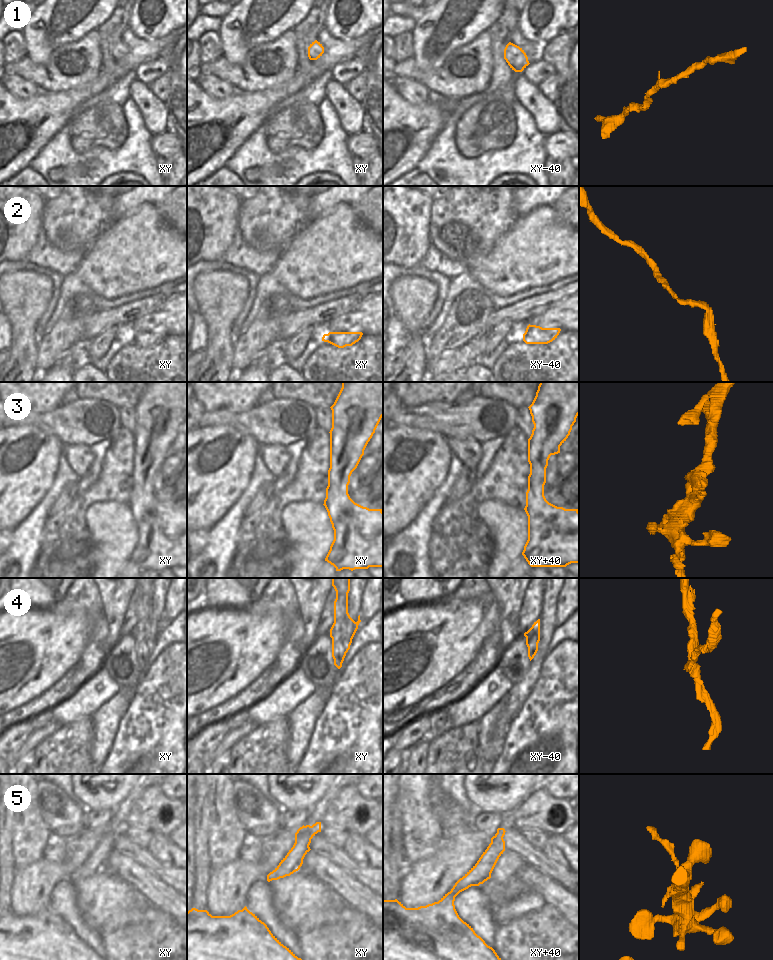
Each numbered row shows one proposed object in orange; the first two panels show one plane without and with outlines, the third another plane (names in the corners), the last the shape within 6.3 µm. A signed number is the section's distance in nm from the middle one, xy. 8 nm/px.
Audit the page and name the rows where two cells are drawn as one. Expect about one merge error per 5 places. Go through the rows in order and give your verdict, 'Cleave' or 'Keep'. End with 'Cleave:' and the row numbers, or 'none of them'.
1: Keep
2: Keep
3: Keep
4: Cleave
5: Keep
Cleave: 4.

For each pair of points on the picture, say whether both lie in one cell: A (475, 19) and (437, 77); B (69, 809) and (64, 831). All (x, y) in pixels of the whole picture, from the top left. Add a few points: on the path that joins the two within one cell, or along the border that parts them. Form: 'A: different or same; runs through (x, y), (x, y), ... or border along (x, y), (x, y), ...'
A: different; border along (475, 37), (468, 43), (459, 46), (439, 67)
B: same; runs through (65, 814), (64, 826)

